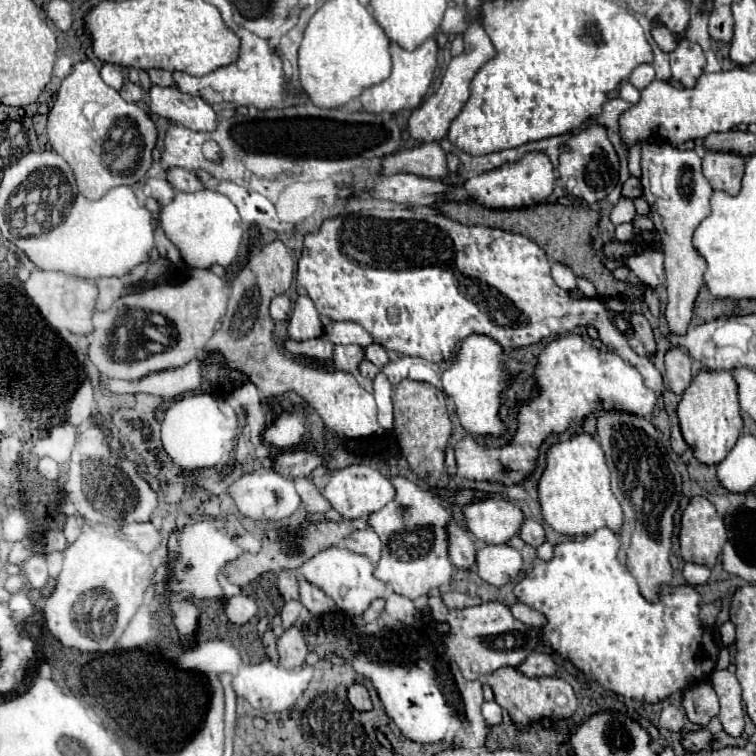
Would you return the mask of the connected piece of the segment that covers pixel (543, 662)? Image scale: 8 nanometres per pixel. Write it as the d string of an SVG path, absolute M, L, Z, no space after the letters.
M531 653L517 669L523 671L527 677L547 677L547 675L557 673L557 663L555 663L553 655Z

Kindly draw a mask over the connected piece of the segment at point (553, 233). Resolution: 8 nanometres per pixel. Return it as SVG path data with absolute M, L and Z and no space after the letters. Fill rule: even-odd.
M465 201L465 203L437 203L435 205L443 215L447 215L449 219L455 219L463 225L481 225L481 227L499 227L499 229L509 229L515 231L519 235L527 235L527 239L539 243L539 247L543 247L543 251L547 251L547 257L551 261L559 261L559 263L567 263L571 267L571 271L579 277L587 277L599 297L603 299L617 299L621 295L623 301L633 303L643 299L643 287L641 285L631 285L627 281L621 281L621 293L619 293L619 281L613 277L613 273L601 263L601 259L597 257L595 249L593 249L593 241L591 241L591 231L597 227L601 215L599 211L591 209L591 207L565 207L559 203L539 203L535 207L527 207L527 209L487 209L481 207L473 201ZM571 213L571 219L569 219ZM571 231L571 235L569 235Z

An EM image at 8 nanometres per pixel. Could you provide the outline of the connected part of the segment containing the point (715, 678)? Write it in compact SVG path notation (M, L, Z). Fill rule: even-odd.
M713 671L711 685L719 697L721 711L719 721L723 725L723 731L731 737L739 737L743 733L745 721L743 721L743 701L741 701L741 685L733 673L725 671Z

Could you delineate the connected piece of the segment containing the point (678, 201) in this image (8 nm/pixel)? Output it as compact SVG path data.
M647 141L643 145L643 159L641 159L641 183L645 191L645 199L651 209L651 217L655 221L657 235L661 239L665 251L665 277L667 277L667 321L669 329L677 335L687 331L687 325L693 315L693 303L703 285L703 273L707 269L705 259L693 247L691 237L695 227L711 215L709 199L711 199L711 185L701 173L701 159L695 151L679 151L673 145L661 145L655 141Z

